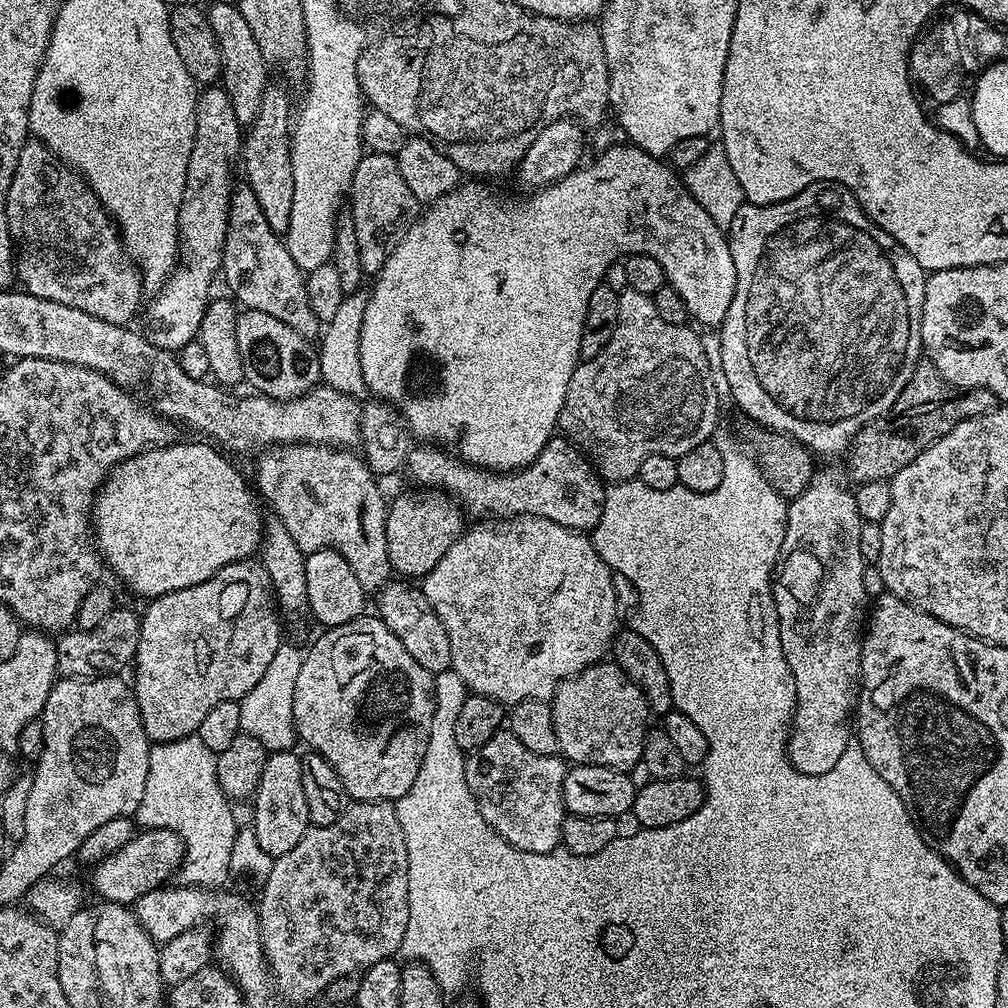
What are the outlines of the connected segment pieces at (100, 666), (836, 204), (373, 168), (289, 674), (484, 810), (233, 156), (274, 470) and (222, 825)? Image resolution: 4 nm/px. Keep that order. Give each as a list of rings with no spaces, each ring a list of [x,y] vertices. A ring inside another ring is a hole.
[[[118,606],[94,630],[81,632],[69,630],[56,640],[58,654],[57,673],[64,678],[91,678],[101,675],[105,670],[122,670],[133,663],[138,650],[140,616],[124,606]]]
[[[827,180],[826,182],[818,182],[806,186],[806,190],[802,190],[798,194],[794,194],[794,198],[783,200],[777,204],[750,204],[745,202],[738,210],[738,214],[734,214],[734,222],[726,230],[728,245],[730,246],[730,258],[734,258],[734,270],[736,271],[736,293],[734,294],[734,302],[730,302],[730,310],[726,310],[726,318],[723,324],[719,325],[720,332],[720,364],[718,360],[718,368],[724,371],[724,380],[728,383],[728,392],[732,395],[732,400],[749,416],[752,420],[757,420],[764,430],[773,432],[781,432],[784,436],[794,438],[798,443],[807,446],[813,453],[825,452],[826,455],[832,456],[835,452],[840,454],[847,453],[852,439],[858,434],[858,430],[862,430],[862,426],[866,426],[874,418],[878,418],[882,414],[886,414],[890,410],[890,406],[894,406],[894,402],[898,398],[898,394],[902,394],[902,390],[906,386],[906,382],[910,382],[910,378],[914,374],[917,364],[922,359],[922,302],[924,301],[924,282],[926,273],[922,266],[918,266],[918,262],[901,246],[896,239],[890,234],[886,234],[886,230],[882,230],[877,226],[870,217],[862,210],[862,206],[856,201],[856,196],[846,186],[835,184]]]
[[[377,152],[361,155],[352,175],[350,200],[351,196],[350,211],[354,218],[354,230],[358,230],[361,270],[365,274],[375,274],[382,270],[388,253],[393,247],[393,238],[399,237],[408,225],[413,223],[412,211],[418,208],[418,202],[410,194],[410,186],[402,182],[402,174],[396,165],[396,157]]]
[[[288,642],[278,646],[278,654],[274,654],[270,666],[266,666],[266,674],[258,678],[258,686],[250,690],[240,701],[242,710],[241,733],[258,738],[268,753],[286,752],[295,749],[298,744],[296,723],[294,722],[294,685],[298,683],[298,674],[302,670],[304,652],[296,649]]]
[[[507,730],[494,734],[481,746],[480,751],[473,752],[464,761],[464,777],[466,786],[470,786],[470,794],[474,794],[478,810],[482,818],[510,847],[530,854],[546,854],[557,851],[562,844],[562,826],[566,809],[564,807],[564,773],[566,764],[559,755],[547,756],[534,754],[534,750],[526,750],[518,738]]]
[[[208,86],[196,98],[196,133],[194,134],[194,150],[190,150],[190,162],[186,166],[186,190],[182,190],[182,206],[178,216],[180,231],[180,255],[178,267],[163,286],[155,289],[152,301],[148,304],[148,313],[144,316],[144,324],[148,340],[154,346],[164,348],[173,354],[179,353],[182,346],[197,339],[202,326],[202,314],[206,314],[208,302],[213,295],[212,279],[217,279],[221,271],[220,263],[224,257],[224,238],[228,225],[228,207],[234,191],[232,184],[232,163],[237,163],[242,152],[242,125],[234,118],[234,106],[230,106],[230,98],[223,86]]]
[[[282,444],[279,446],[268,446],[259,453],[260,456],[256,460],[256,484],[259,495],[268,499],[268,504],[273,508],[275,519],[282,522],[282,526],[286,526],[286,531],[290,534],[290,538],[294,538],[294,542],[298,542],[298,550],[304,553],[317,552],[323,548],[334,548],[338,554],[342,554],[342,558],[346,558],[346,562],[350,562],[350,570],[354,570],[354,574],[358,578],[358,582],[365,590],[365,593],[372,594],[384,587],[389,580],[393,579],[392,563],[390,562],[390,554],[386,554],[386,518],[388,517],[388,504],[384,496],[380,493],[377,477],[368,469],[368,465],[364,463],[359,455],[350,450],[341,450],[333,448],[326,444]]]
[[[197,735],[178,738],[165,744],[153,743],[149,750],[149,773],[146,775],[146,788],[143,791],[141,805],[138,806],[134,820],[141,829],[161,828],[170,830],[183,844],[183,863],[178,876],[185,885],[193,888],[213,889],[224,886],[230,877],[230,853],[234,851],[234,838],[238,831],[236,816],[232,813],[233,805],[218,786],[216,773],[217,753],[206,746]]]

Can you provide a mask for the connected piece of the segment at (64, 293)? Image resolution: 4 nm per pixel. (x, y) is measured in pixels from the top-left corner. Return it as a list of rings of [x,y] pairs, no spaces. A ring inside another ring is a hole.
[[[32,138],[24,145],[18,158],[18,166],[14,170],[14,178],[10,182],[10,190],[6,198],[6,218],[8,219],[8,229],[13,241],[18,245],[18,255],[14,260],[14,272],[21,280],[23,291],[34,294],[38,298],[46,298],[50,302],[62,302],[62,306],[74,306],[74,310],[82,310],[94,318],[102,318],[102,322],[111,324],[127,325],[128,320],[136,312],[136,307],[140,304],[140,292],[142,293],[142,277],[135,267],[124,268],[126,253],[124,251],[124,241],[120,239],[120,230],[116,227],[115,220],[108,215],[108,211],[100,205],[100,199],[92,193],[92,187],[86,183],[84,177],[79,172],[68,167],[64,161],[59,160],[45,144]]]

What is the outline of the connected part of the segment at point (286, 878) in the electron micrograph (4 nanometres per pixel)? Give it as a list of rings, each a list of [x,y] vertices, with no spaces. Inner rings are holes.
[[[366,800],[363,802],[349,803],[348,808],[342,814],[342,818],[338,818],[338,822],[330,822],[330,826],[312,826],[302,838],[302,842],[298,842],[298,846],[294,846],[294,850],[290,850],[286,854],[275,857],[272,861],[272,869],[270,874],[263,880],[260,892],[260,904],[258,903],[258,915],[260,918],[260,941],[264,947],[264,959],[268,961],[268,970],[270,979],[274,985],[275,991],[280,992],[292,1004],[304,1004],[307,1000],[319,997],[326,990],[326,986],[330,986],[330,982],[338,982],[338,978],[346,978],[347,976],[356,976],[363,973],[365,968],[374,966],[374,962],[382,962],[383,960],[393,959],[400,952],[402,946],[402,938],[406,938],[406,922],[410,918],[410,902],[408,901],[408,855],[406,854],[406,838],[402,834],[402,826],[398,822],[398,814],[396,813],[395,803],[387,800]]]

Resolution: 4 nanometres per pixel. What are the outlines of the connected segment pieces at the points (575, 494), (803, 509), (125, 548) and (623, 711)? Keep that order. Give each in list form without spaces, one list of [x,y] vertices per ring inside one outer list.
[[[567,438],[549,440],[534,462],[515,472],[502,473],[467,464],[459,455],[440,446],[413,446],[408,450],[407,472],[416,483],[413,485],[458,498],[467,515],[476,516],[472,518],[541,516],[567,528],[591,530],[602,518],[604,509],[605,481],[601,480],[587,456]]]
[[[817,471],[808,483],[808,488],[802,490],[802,494],[791,497],[788,506],[786,534],[772,574],[772,597],[776,603],[782,650],[786,654],[790,674],[794,674],[794,686],[796,687],[796,713],[792,716],[792,726],[788,737],[788,760],[794,766],[794,770],[807,776],[826,774],[830,770],[834,770],[834,766],[838,766],[840,760],[847,757],[850,747],[850,741],[848,741],[848,736],[850,740],[850,721],[853,719],[860,695],[860,645],[866,631],[866,609],[869,607],[870,597],[866,594],[866,586],[862,586],[862,570],[865,563],[862,558],[862,550],[858,550],[858,534],[862,521],[852,494],[853,489],[847,488],[834,473]]]
[[[177,442],[167,444],[165,448],[150,448],[147,452],[139,452],[137,456],[132,456],[128,460],[120,463],[120,467],[112,471],[112,475],[101,485],[100,492],[97,493],[96,503],[93,505],[92,516],[94,519],[94,542],[102,557],[103,563],[112,567],[112,572],[120,580],[128,583],[128,588],[132,592],[137,592],[140,596],[155,598],[162,594],[170,594],[178,590],[186,590],[190,586],[198,586],[202,582],[209,580],[222,566],[233,564],[239,560],[246,560],[257,555],[265,521],[260,520],[260,508],[256,505],[258,496],[255,491],[244,481],[244,476],[227,460],[225,453],[219,447],[211,443],[204,444],[183,444]]]
[[[616,663],[592,664],[578,675],[562,681],[552,695],[550,703],[554,730],[558,733],[558,746],[565,761],[573,765],[597,764],[621,770],[632,770],[635,764],[637,767],[641,763],[642,746],[650,727],[648,703],[642,690],[638,690],[638,686],[634,686],[634,682],[626,678],[626,674]]]

